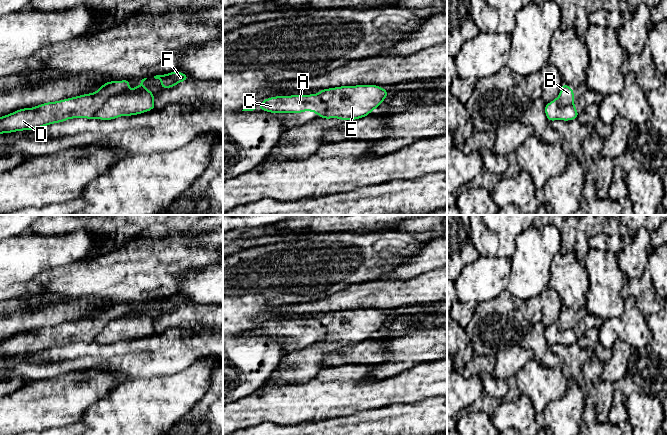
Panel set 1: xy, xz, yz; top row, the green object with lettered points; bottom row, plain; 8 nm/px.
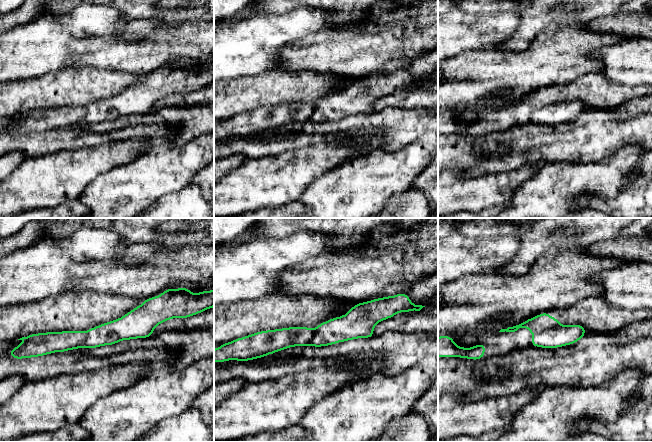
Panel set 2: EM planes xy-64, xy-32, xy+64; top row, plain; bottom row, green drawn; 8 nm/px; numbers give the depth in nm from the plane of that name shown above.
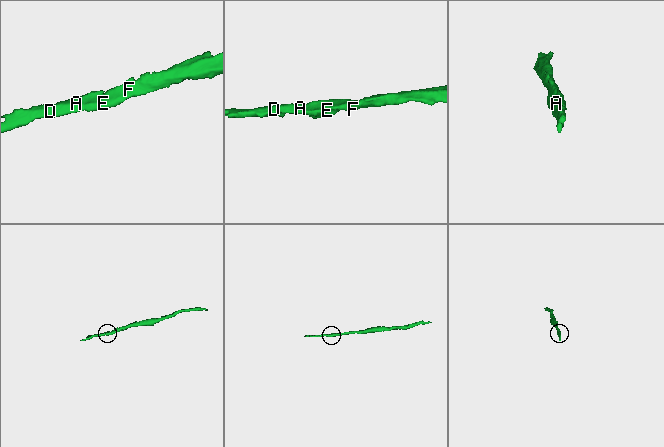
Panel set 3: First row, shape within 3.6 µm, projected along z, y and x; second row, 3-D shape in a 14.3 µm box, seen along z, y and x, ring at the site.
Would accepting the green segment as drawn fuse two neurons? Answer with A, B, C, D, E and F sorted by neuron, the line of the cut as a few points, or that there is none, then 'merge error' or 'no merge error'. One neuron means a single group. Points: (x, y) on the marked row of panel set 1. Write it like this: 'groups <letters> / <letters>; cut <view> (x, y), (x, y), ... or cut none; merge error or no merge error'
groups A B C D / E F; cut xy (126, 90), (112, 94), (93, 117); merge error

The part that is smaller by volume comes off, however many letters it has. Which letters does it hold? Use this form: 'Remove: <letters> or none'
Remove: A, B, C, D

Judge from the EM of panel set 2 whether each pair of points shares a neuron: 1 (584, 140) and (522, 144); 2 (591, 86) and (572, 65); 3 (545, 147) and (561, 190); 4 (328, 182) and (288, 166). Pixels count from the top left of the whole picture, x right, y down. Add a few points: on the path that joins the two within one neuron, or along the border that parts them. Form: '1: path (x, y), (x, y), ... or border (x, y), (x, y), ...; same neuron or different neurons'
1: path (569, 141), (537, 144); same neuron
2: border (602, 73), (589, 73), (570, 82), (560, 84); different neurons
3: border (573, 161), (541, 162); different neurons
4: border (337, 164), (312, 181), (301, 194); different neurons

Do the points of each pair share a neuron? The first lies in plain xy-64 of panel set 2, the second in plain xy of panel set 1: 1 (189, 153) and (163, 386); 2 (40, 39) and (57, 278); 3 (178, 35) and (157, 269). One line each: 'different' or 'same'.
1: same
2: different
3: same

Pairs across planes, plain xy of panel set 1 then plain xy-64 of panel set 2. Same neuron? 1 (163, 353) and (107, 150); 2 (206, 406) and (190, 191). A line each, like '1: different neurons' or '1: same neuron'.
1: different neurons
2: different neurons

